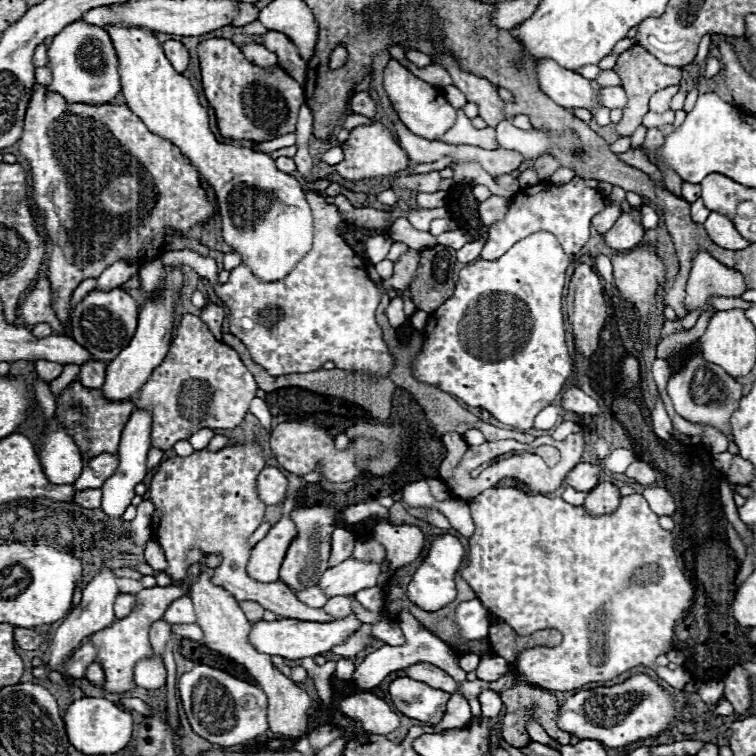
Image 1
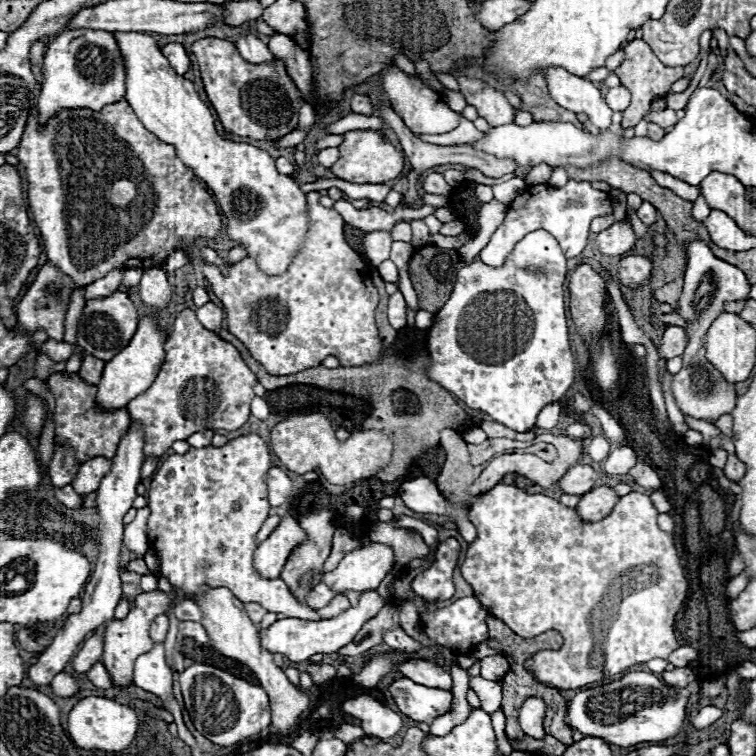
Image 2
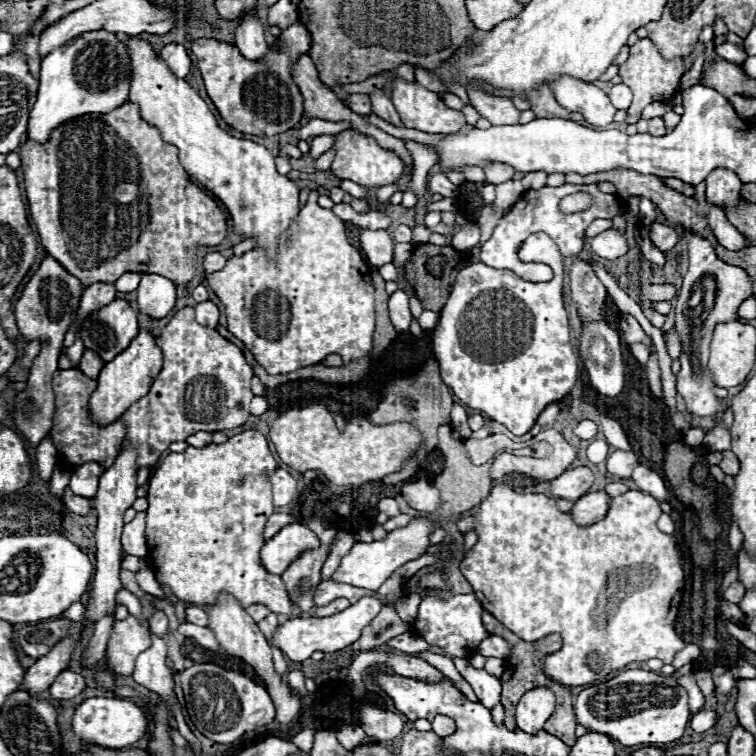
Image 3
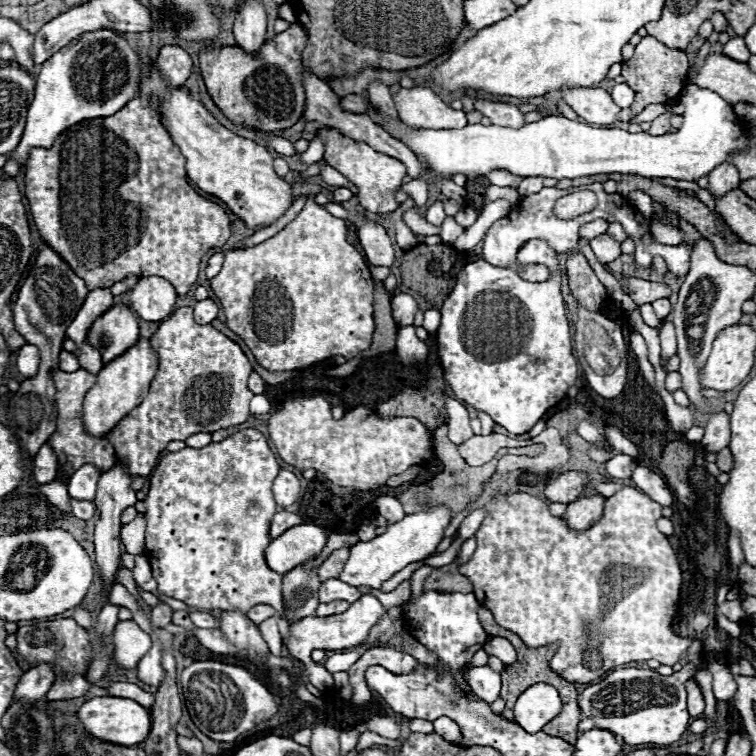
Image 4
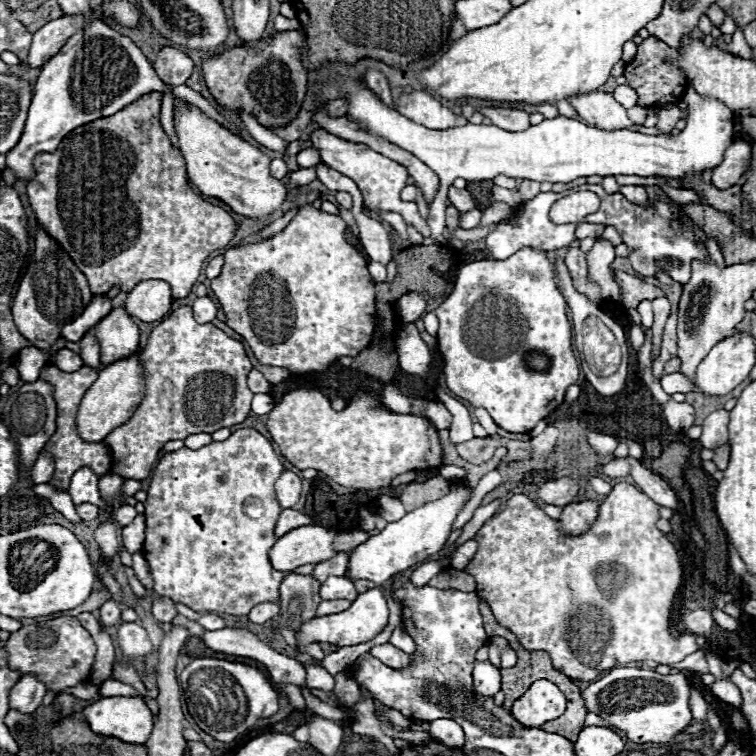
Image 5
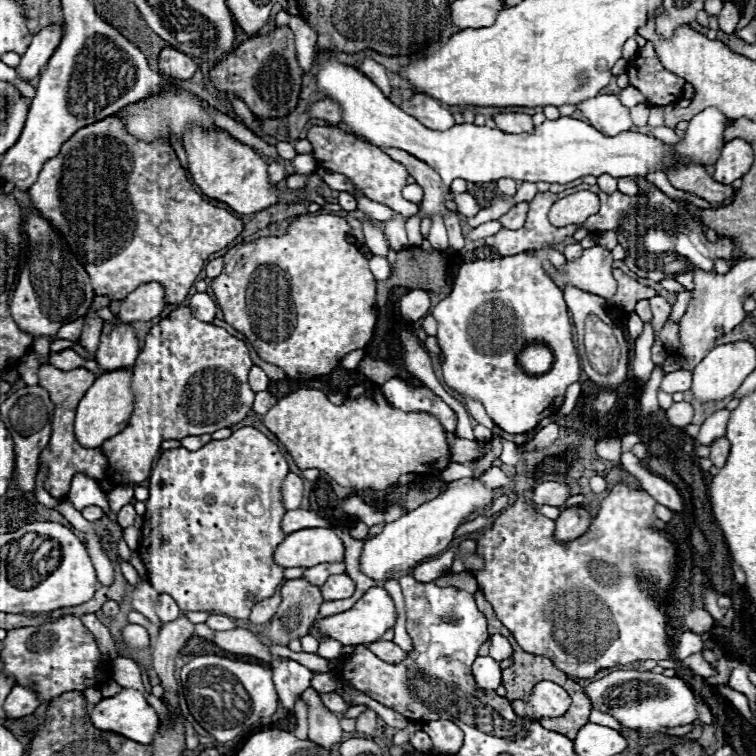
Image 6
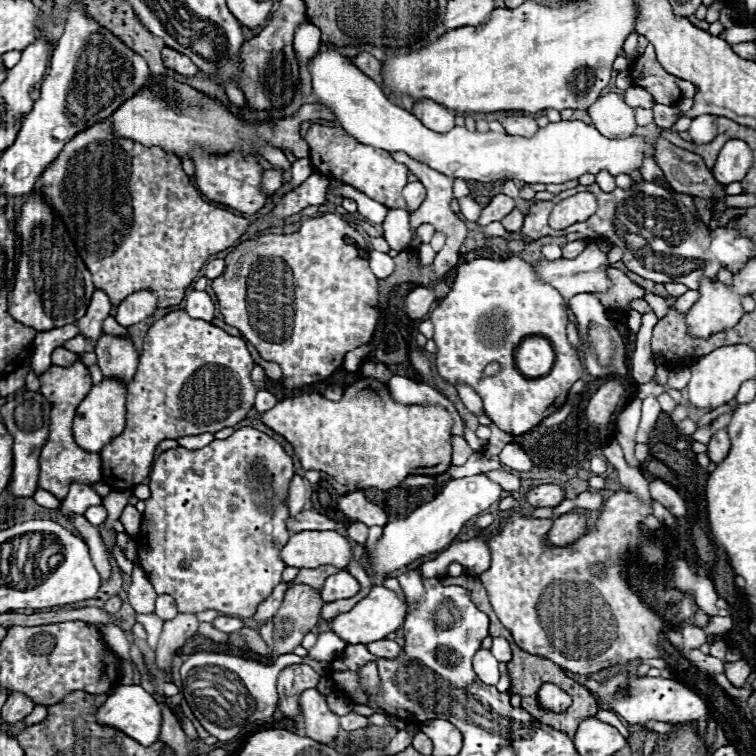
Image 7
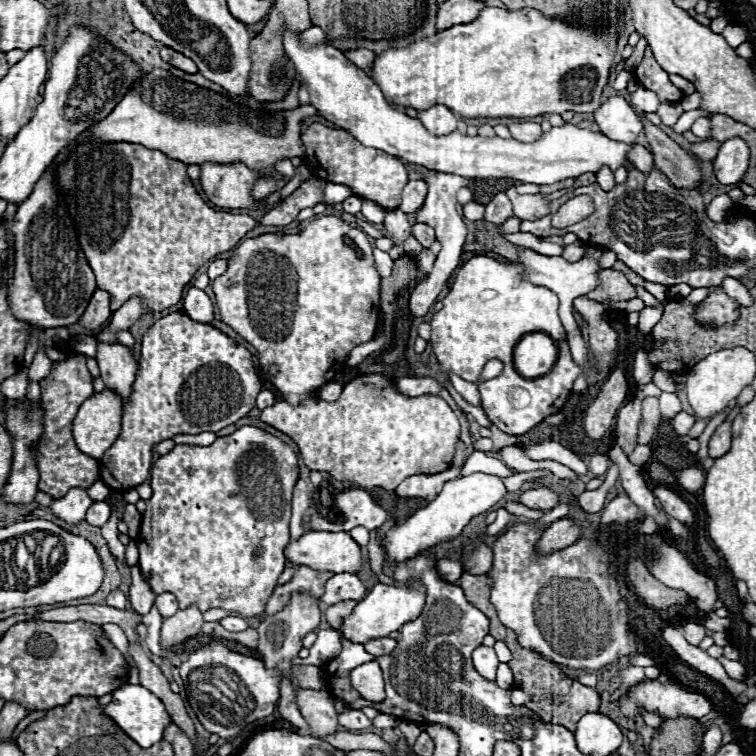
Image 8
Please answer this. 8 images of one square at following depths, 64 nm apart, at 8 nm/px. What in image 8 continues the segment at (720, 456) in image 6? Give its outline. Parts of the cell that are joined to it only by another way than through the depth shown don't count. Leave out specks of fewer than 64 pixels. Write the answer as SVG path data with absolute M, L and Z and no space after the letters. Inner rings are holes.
M726 420L724 424L718 426L714 436L710 438L710 456L720 458L722 454L726 454L730 448L730 440L732 440L732 420Z

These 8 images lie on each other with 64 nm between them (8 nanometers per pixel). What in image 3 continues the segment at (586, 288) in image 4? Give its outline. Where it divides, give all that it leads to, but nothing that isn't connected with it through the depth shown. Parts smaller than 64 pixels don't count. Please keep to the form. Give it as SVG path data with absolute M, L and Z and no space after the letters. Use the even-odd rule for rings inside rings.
M576 260L570 266L570 290L572 290L572 300L582 320L602 320L602 307L608 293L586 260Z

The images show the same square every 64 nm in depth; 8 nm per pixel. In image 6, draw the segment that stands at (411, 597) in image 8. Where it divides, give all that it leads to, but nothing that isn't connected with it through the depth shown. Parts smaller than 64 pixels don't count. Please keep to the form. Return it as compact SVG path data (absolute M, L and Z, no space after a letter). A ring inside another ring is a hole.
M374 586L350 610L322 618L322 620L316 620L314 628L322 636L330 636L330 638L342 642L344 646L358 646L358 644L376 642L386 630L394 628L394 624L396 624L396 606L394 606L392 596L388 594L386 588Z

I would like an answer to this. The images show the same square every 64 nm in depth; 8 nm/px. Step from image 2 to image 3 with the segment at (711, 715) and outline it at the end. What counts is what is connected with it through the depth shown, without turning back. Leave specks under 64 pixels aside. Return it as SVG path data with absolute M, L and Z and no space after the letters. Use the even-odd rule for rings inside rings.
M714 710L698 712L698 714L694 714L694 718L692 718L692 730L698 732L698 734L706 732L706 730L712 728L714 724L716 724L716 712L714 712Z

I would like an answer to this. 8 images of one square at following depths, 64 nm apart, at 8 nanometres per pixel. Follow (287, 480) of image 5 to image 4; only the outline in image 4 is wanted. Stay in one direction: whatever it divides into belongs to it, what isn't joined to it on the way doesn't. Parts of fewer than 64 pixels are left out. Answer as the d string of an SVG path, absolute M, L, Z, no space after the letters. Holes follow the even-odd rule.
M282 470L276 480L274 480L274 498L276 498L276 504L278 506L290 506L298 500L298 494L300 494L300 480L298 476L294 476L292 472L288 470Z

